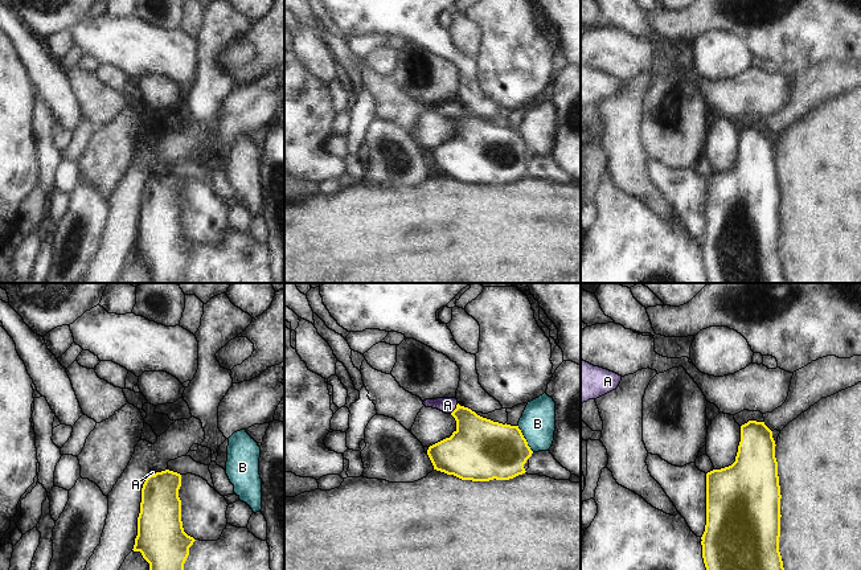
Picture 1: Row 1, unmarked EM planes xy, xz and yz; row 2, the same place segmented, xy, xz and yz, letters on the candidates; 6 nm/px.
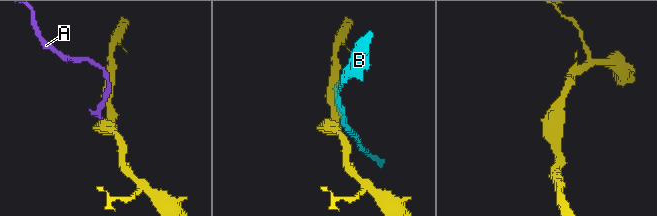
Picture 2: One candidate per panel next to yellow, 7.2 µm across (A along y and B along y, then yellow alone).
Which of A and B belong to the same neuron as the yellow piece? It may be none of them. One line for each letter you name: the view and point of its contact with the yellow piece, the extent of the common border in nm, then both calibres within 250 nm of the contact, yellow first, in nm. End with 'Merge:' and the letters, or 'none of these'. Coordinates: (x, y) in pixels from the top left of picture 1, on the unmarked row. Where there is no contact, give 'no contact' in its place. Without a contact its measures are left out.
A: contact xz (455, 113); length 80 nm; calibres 320 and 100 nm
Merge: A

